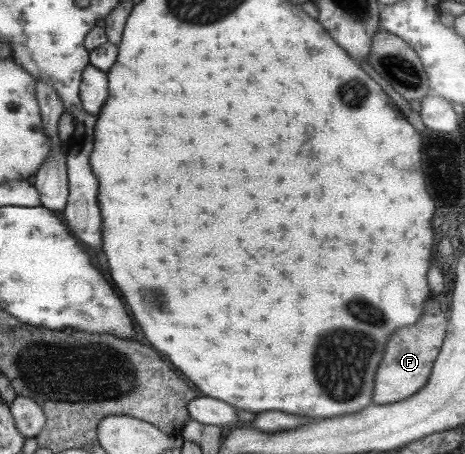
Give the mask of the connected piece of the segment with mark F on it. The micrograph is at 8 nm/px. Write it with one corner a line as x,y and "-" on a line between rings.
438,300
427,302
422,316
414,325
406,325
389,337
384,361
378,365
377,375
374,377
374,403
378,405
394,404
409,399
428,383
430,373
433,373
433,365
441,353
442,341
448,336
446,327
449,321
444,317

